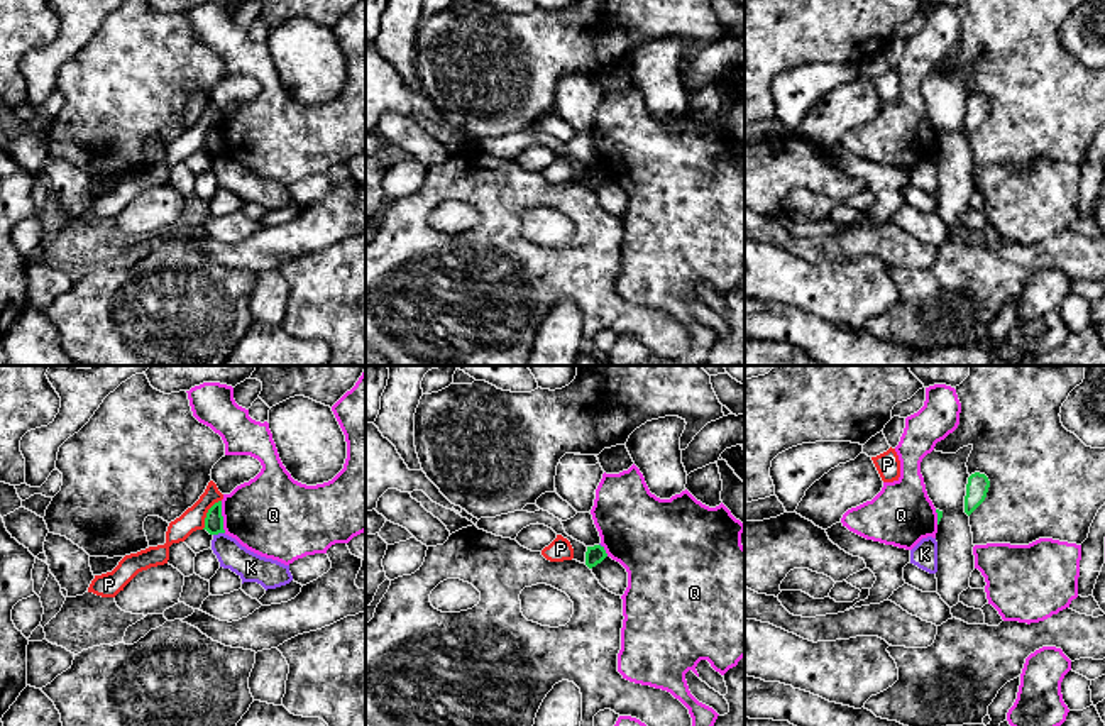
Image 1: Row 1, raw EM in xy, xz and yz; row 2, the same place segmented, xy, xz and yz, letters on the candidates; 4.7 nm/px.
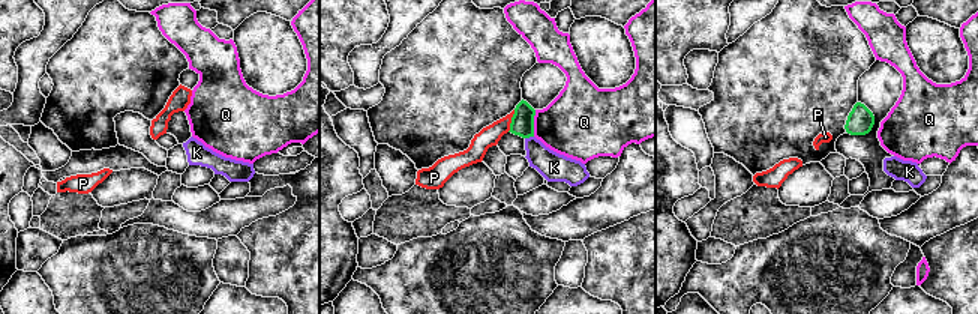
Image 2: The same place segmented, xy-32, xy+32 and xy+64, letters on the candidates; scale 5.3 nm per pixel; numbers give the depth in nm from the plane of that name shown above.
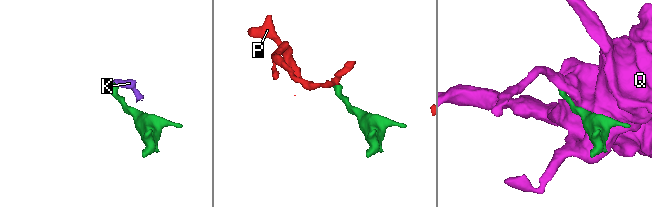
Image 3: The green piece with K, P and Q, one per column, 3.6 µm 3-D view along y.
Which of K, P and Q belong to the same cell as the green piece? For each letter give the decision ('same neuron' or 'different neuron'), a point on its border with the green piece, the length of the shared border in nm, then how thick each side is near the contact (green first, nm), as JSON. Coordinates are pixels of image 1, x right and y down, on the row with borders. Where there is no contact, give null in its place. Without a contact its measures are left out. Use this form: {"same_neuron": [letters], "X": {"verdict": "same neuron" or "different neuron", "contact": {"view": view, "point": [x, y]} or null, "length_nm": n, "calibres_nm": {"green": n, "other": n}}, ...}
{"same_neuron": [], "K": {"verdict": "different neuron", "contact": {"view": "xy", "point": [219, 532]}, "length_nm": 60, "calibres_nm": {"green": 100, "other": 140}}, "P": {"verdict": "different neuron", "contact": {"view": "xy", "point": [207, 513]}, "length_nm": 170, "calibres_nm": {"green": 100, "other": 110}}, "Q": {"verdict": "different neuron", "contact": {"view": "xy", "point": [222, 516]}, "length_nm": 150, "calibres_nm": {"green": 100, "other": 400}}}

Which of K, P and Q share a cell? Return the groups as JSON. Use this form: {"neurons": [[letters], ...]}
{"neurons": [["K"], ["P"], ["Q"]]}

